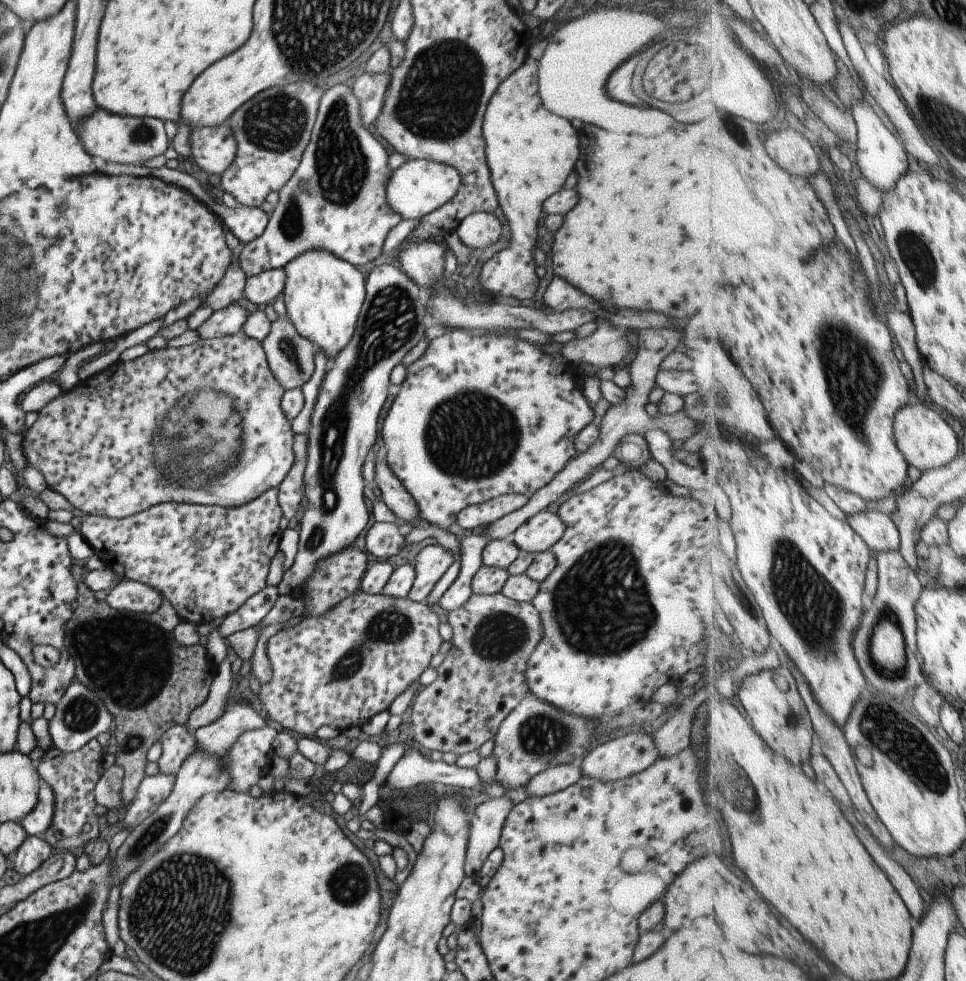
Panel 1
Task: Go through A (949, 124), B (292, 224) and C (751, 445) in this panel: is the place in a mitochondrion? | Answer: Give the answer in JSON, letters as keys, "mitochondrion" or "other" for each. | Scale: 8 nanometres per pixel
{"A":"mitochondrion","B":"mitochondrion","C":"other"}

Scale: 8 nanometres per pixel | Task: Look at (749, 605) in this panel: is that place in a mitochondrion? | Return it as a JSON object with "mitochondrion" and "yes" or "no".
{"mitochondrion":"yes"}

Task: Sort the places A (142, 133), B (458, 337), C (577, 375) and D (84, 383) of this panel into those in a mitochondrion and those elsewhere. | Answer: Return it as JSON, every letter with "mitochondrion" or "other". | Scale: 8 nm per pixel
{"A":"mitochondrion","B":"other","C":"other","D":"other"}

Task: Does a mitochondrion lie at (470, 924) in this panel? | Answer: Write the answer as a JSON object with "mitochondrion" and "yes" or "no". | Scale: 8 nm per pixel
{"mitochondrion":"no"}

